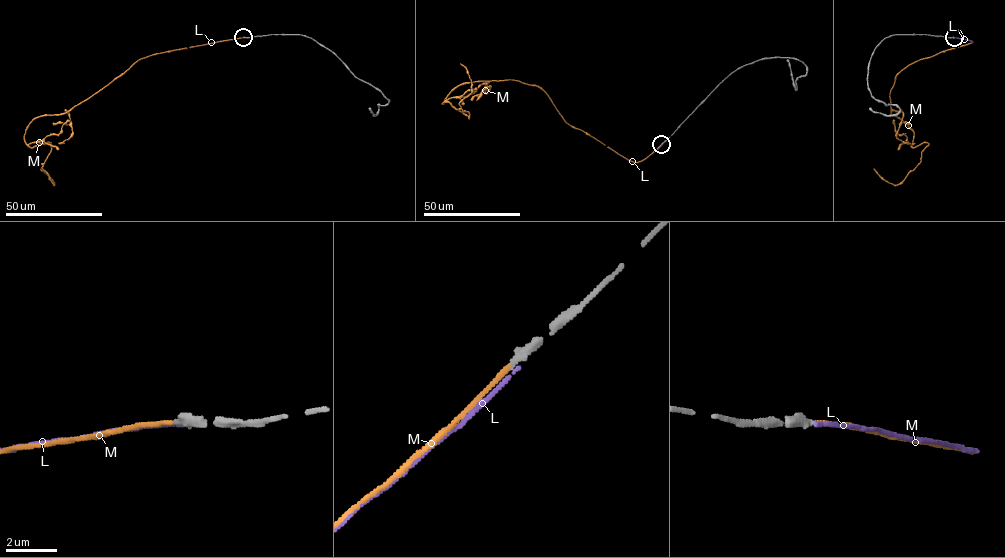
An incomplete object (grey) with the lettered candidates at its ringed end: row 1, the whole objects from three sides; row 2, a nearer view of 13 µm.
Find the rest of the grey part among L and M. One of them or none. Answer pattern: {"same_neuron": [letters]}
{"same_neuron": ["M"]}

